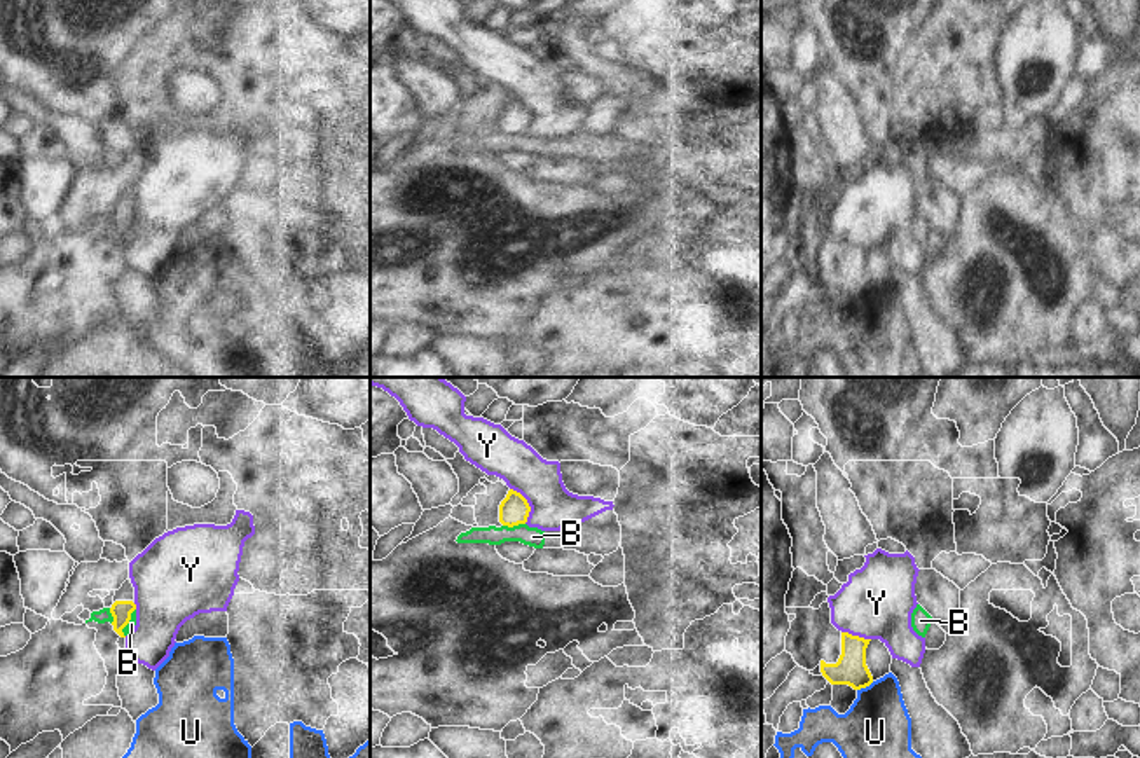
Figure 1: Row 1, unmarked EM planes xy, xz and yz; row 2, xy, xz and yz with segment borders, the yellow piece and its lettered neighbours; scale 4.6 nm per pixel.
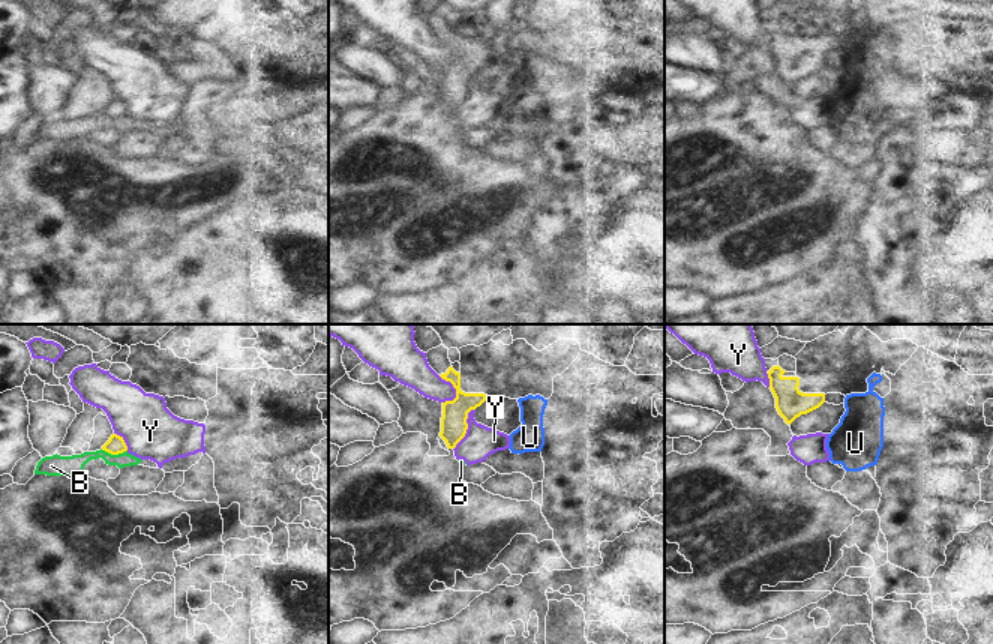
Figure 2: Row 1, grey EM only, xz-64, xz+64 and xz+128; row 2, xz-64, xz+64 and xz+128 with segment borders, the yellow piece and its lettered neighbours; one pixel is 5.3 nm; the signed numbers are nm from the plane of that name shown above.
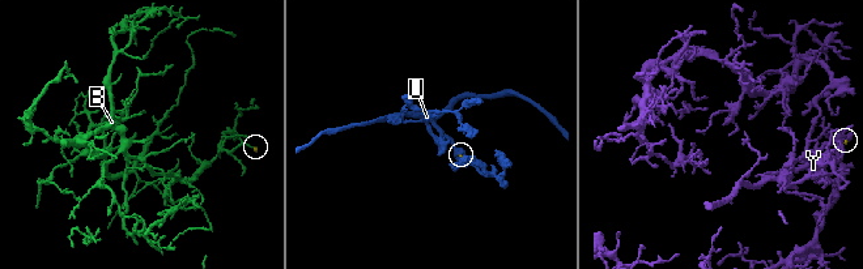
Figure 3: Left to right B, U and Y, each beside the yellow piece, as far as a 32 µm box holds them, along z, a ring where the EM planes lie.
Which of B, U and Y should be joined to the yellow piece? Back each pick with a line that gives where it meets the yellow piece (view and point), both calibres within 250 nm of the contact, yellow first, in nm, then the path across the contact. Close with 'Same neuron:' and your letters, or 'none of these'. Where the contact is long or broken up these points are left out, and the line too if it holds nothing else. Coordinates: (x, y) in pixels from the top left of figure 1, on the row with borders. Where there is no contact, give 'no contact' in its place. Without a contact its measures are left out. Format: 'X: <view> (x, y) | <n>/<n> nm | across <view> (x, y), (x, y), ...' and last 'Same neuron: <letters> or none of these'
Same neuron: none of these

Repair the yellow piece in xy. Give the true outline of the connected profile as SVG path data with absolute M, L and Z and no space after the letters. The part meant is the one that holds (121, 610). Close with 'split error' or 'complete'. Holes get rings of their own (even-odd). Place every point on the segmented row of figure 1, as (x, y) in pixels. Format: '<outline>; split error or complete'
M131 578L122 583L119 590L115 590L113 604L110 608L110 613L113 617L113 631L126 637L122 629L129 624L131 613L136 610L134 604L134 587L131 583Z; split error

